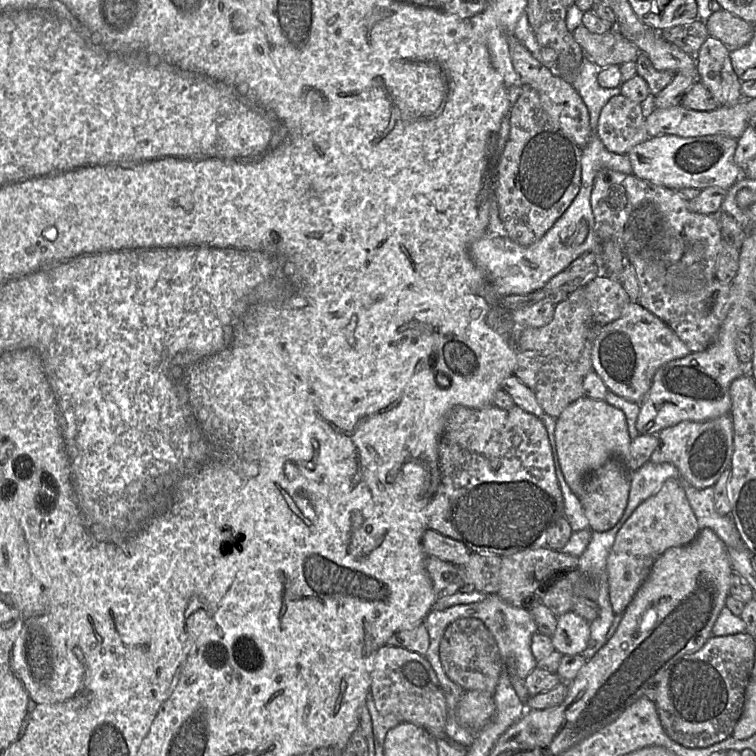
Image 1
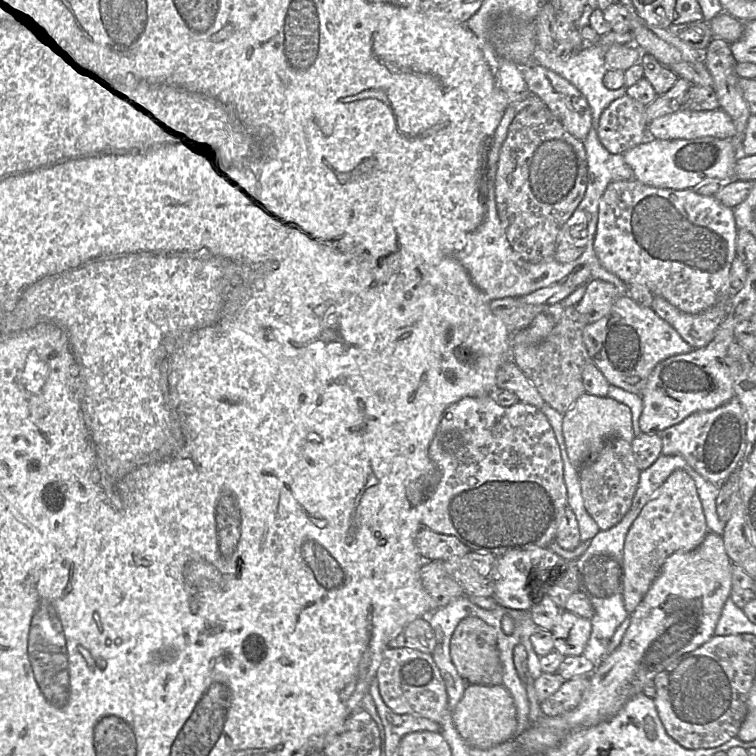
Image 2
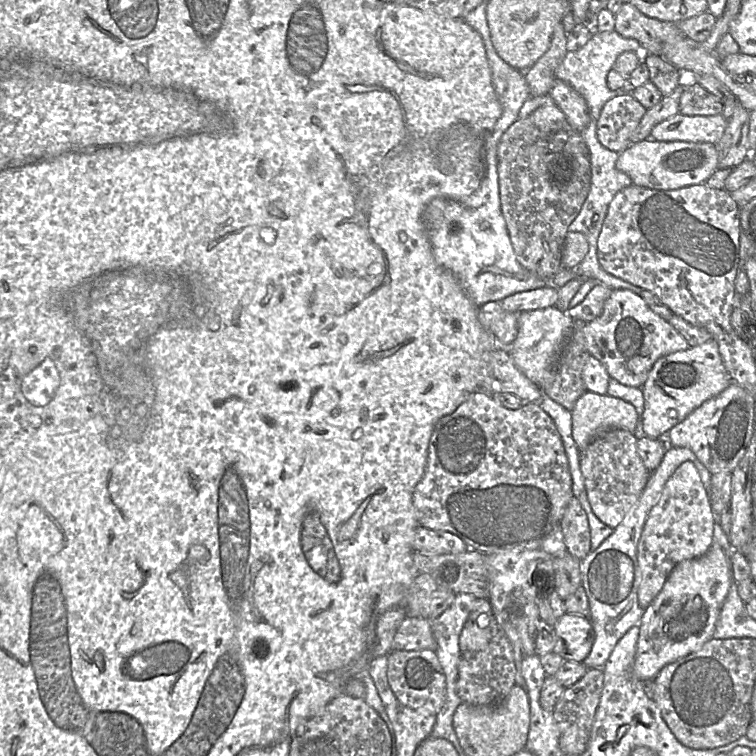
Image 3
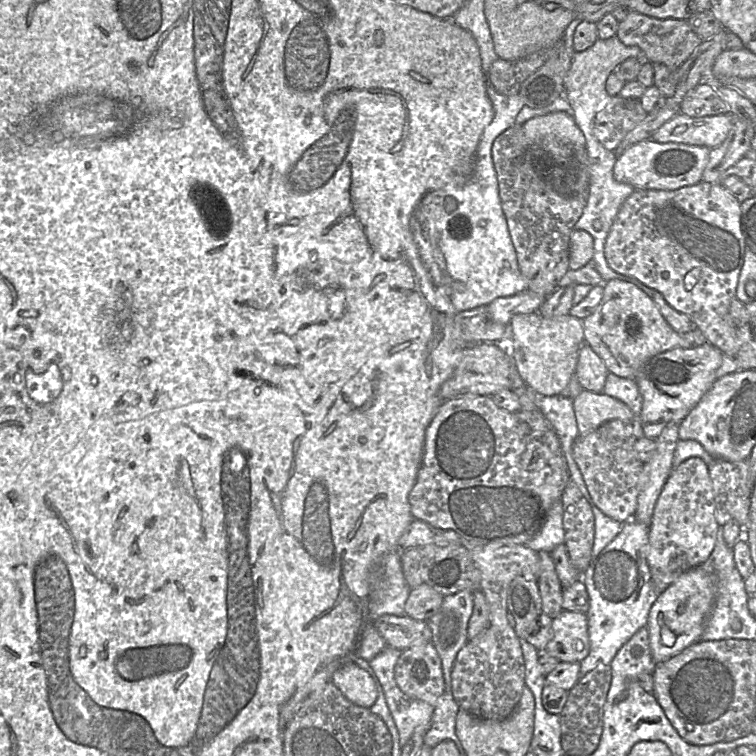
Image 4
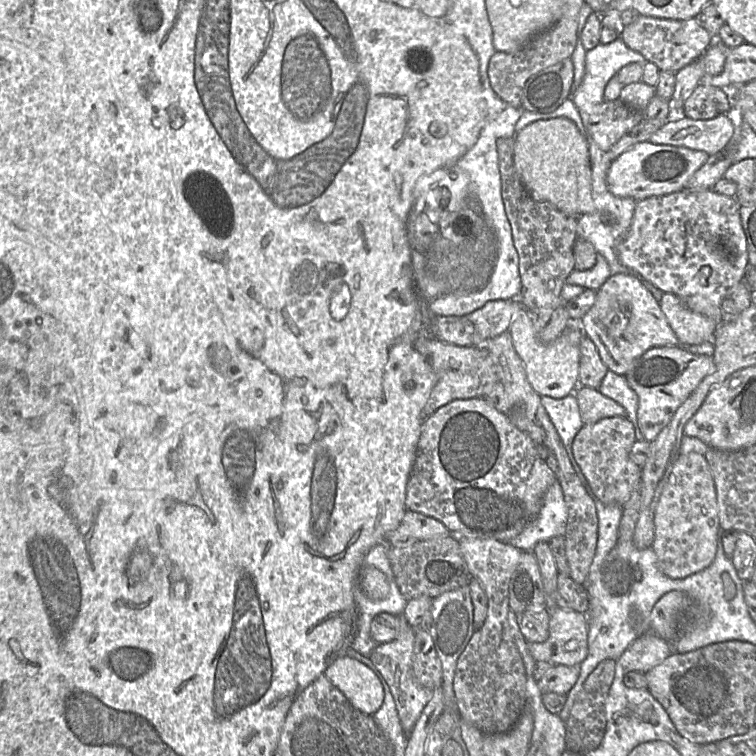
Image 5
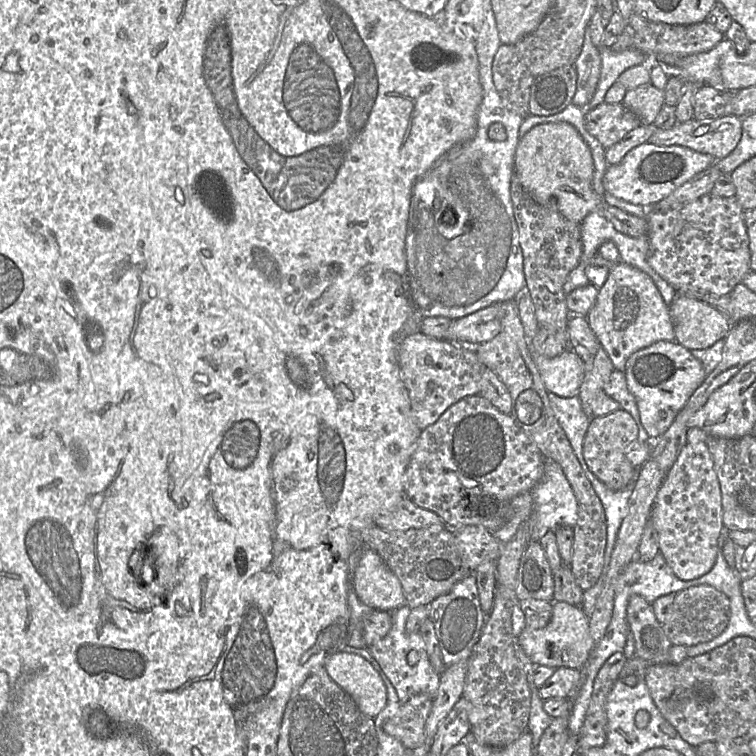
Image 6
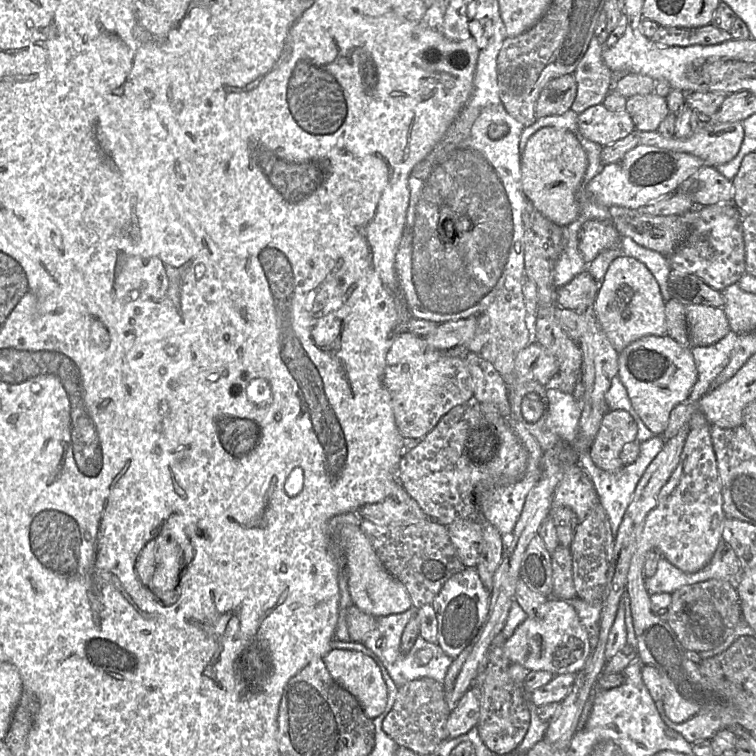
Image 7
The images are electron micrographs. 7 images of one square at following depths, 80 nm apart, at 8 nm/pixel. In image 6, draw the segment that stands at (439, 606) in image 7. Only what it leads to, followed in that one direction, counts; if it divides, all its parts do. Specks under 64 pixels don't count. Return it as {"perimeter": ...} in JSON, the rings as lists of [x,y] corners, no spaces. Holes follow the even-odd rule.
{"perimeter":[[[474,573],[458,581],[448,593],[438,596],[428,605],[428,618],[433,622],[445,667],[469,658],[486,617],[480,606]]]}

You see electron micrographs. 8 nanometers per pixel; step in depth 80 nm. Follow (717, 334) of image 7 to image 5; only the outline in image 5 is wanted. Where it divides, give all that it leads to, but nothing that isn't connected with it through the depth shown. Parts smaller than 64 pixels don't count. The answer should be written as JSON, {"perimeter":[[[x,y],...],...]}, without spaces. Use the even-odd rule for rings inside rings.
{"perimeter":[[[647,280],[645,287],[652,293],[665,314],[681,346],[689,347],[713,341],[718,324],[711,318],[692,311],[676,295],[659,292]]]}

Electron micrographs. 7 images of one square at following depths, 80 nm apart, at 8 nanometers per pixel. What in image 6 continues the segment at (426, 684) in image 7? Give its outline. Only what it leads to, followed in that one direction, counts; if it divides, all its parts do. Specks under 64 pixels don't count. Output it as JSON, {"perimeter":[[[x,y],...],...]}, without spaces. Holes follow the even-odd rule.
{"perimeter":[[[424,693],[400,702],[396,713],[383,723],[383,730],[398,739],[411,751],[425,742],[425,723],[432,708],[433,699]]]}

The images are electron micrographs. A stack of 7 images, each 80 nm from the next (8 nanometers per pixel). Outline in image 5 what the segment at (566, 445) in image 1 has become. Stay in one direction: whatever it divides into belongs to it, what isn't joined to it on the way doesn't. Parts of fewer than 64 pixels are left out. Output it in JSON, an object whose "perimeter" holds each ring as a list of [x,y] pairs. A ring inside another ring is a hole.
{"perimeter":[[[579,386],[573,394],[577,397],[584,425],[608,417],[627,417],[625,408],[602,394],[599,389]]]}

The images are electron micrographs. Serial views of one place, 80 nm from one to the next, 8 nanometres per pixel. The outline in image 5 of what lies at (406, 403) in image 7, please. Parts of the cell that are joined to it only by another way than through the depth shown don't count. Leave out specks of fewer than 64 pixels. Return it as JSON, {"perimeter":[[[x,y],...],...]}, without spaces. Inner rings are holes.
{"perimeter":[[[434,337],[428,343],[428,356],[437,373],[438,380],[423,409],[424,420],[440,407],[454,400],[486,398],[494,385],[500,383],[490,353],[485,347],[456,346]]]}

